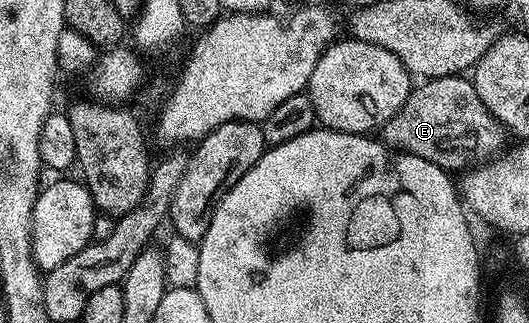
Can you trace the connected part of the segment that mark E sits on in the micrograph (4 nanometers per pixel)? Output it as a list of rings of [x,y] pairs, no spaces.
[[[457,74],[417,83],[398,114],[383,124],[382,134],[383,143],[393,152],[426,158],[445,170],[462,170],[499,153],[505,147],[506,129],[486,110],[475,83],[467,75]]]

